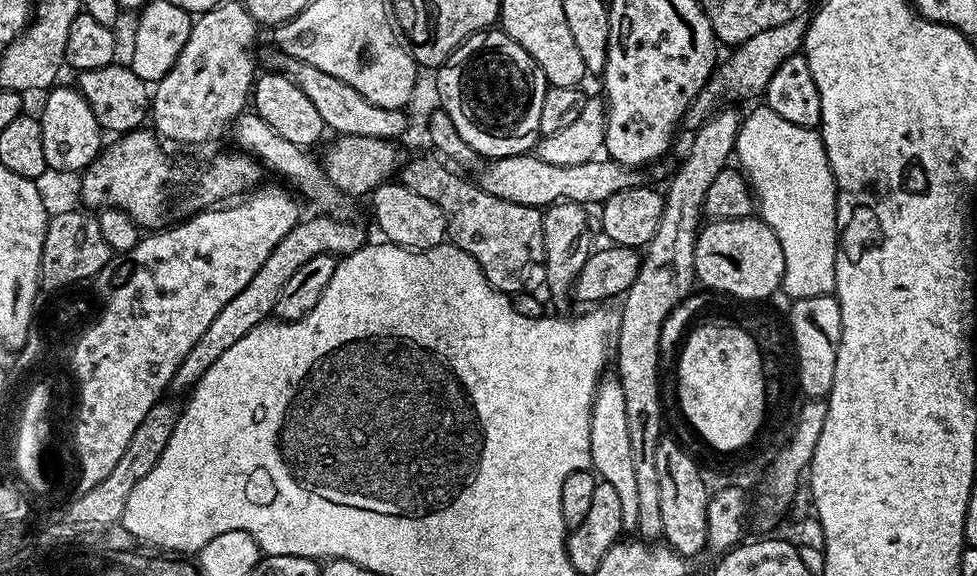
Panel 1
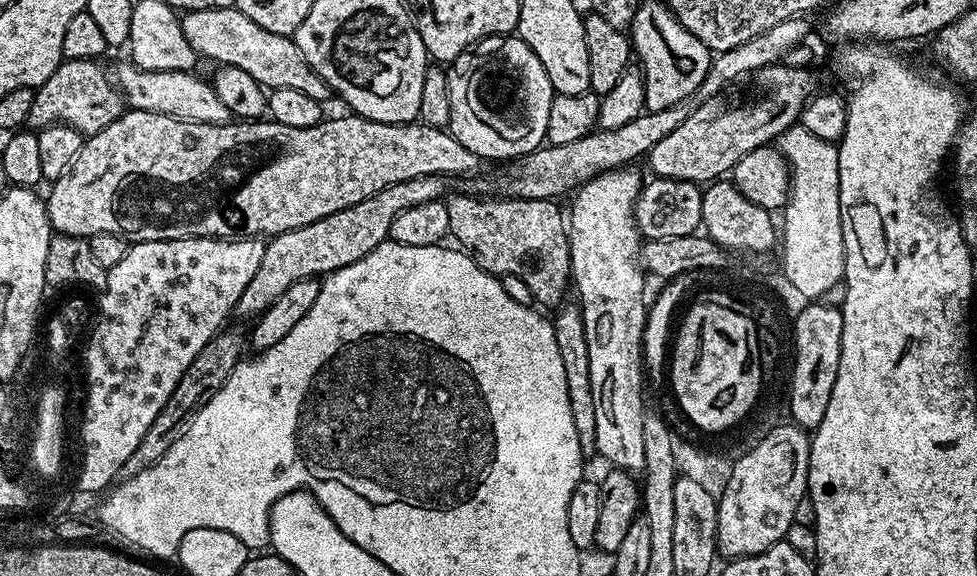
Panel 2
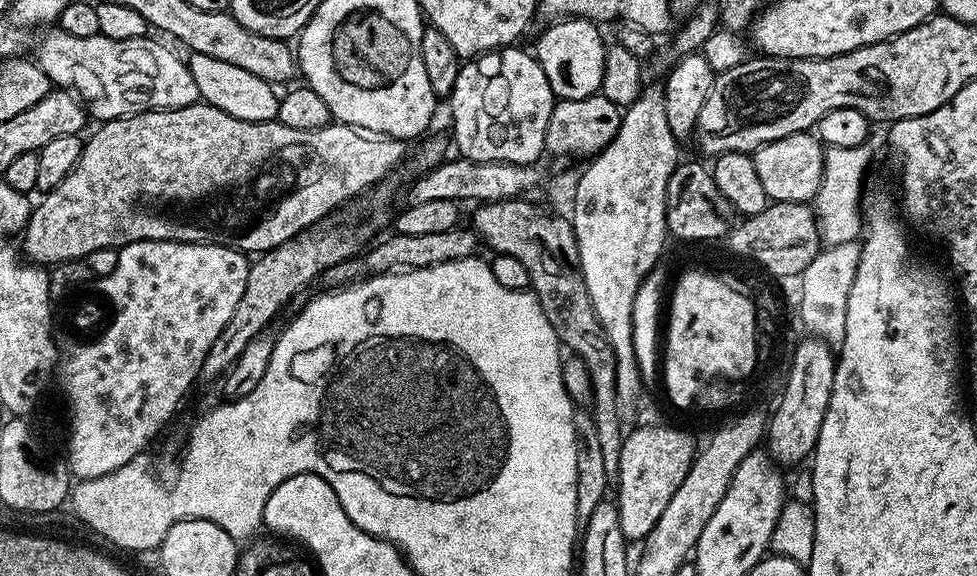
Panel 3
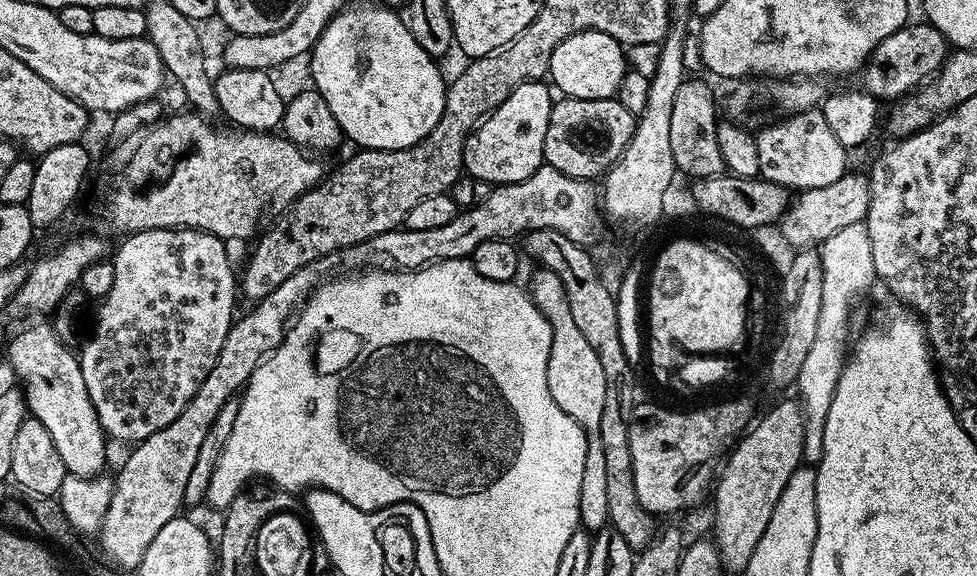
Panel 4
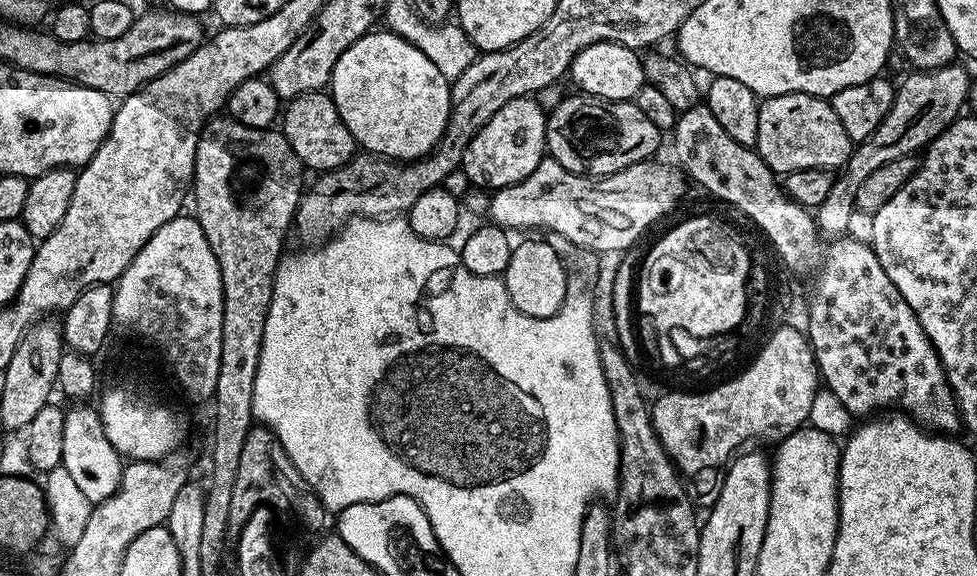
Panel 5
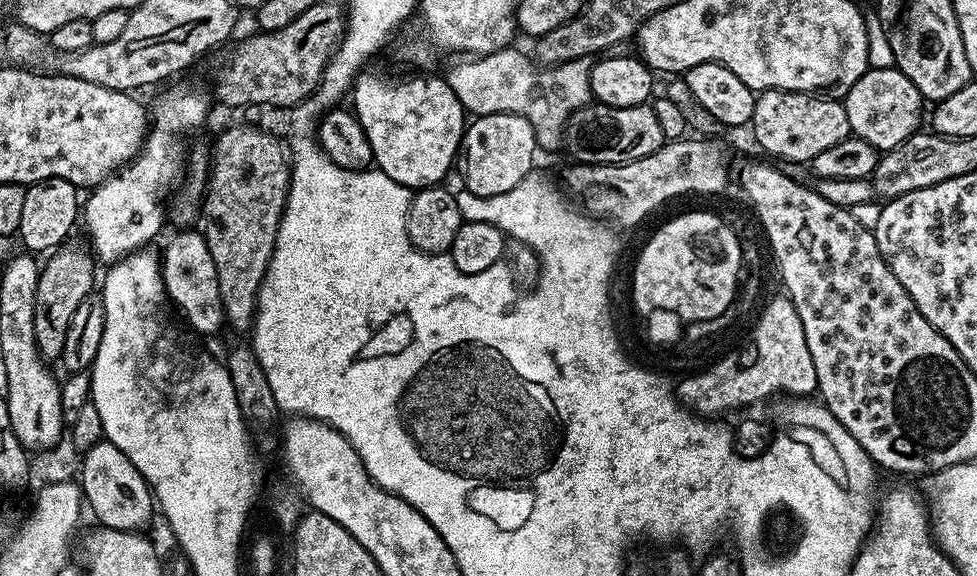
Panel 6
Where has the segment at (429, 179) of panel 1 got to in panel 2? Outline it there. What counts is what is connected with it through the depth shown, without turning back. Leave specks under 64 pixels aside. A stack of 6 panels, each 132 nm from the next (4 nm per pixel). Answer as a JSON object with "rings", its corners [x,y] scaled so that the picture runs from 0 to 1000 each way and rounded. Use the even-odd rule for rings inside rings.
{"rings":[[[463,337],[458,342],[456,372],[461,372],[461,392],[459,394],[459,401],[462,415],[467,415],[468,418],[464,418],[466,418],[474,436],[479,439],[479,446],[482,448],[490,465],[501,472],[503,479],[511,483],[517,479],[521,472],[530,483],[534,483],[534,490],[538,490],[538,497],[542,497],[542,510],[550,530],[558,528],[562,538],[565,538],[578,526],[580,514],[577,512],[579,512],[580,507],[583,507],[585,457],[583,455],[583,427],[581,425],[581,391],[579,387],[578,370],[576,366],[573,370],[572,352],[570,352],[569,347],[526,347],[523,344],[507,344],[508,347],[499,345],[504,344],[492,344],[487,337]]]}

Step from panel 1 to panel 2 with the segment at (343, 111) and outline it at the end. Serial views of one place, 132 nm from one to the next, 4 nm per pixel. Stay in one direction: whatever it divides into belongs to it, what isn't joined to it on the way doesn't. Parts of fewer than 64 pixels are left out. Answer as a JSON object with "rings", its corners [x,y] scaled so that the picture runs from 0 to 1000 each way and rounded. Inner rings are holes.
{"rings":[[[199,14],[184,28],[186,56],[202,99],[218,104],[221,115],[243,116],[256,128],[271,155],[305,156],[332,177],[338,167],[334,141],[313,108],[299,63],[268,52],[260,31],[252,31],[245,14]]]}

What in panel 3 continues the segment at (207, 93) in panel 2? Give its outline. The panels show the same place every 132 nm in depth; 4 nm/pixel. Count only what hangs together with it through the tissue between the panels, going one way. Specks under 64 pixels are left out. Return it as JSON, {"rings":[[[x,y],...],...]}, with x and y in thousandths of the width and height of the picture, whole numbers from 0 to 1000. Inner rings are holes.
{"rings":[[[60,45],[46,56],[49,57],[46,59],[41,85],[35,92],[37,109],[53,137],[54,148],[77,161],[88,182],[91,203],[98,207],[99,201],[99,210],[120,208],[126,201],[139,201],[143,194],[189,188],[206,172],[193,113],[188,104],[184,106],[170,78],[156,69],[157,66],[108,66],[104,61],[76,66],[76,59],[68,59]]]}

